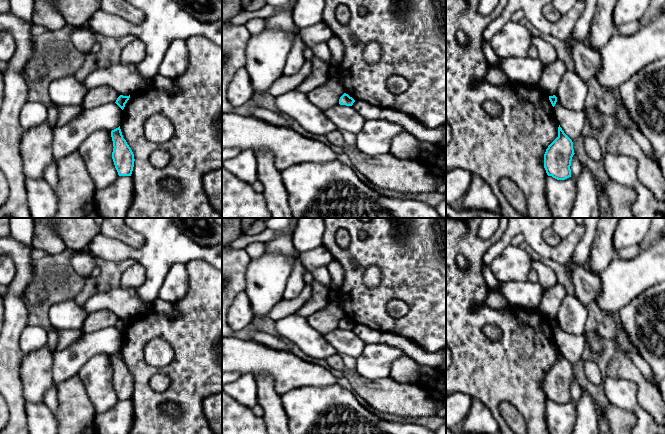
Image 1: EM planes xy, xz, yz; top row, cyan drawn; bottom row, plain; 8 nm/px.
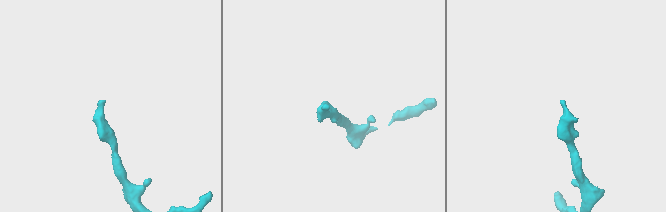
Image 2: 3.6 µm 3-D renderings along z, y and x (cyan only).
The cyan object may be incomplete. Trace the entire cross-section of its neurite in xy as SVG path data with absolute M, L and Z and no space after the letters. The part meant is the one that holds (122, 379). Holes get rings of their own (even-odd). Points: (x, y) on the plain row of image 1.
M120 350L111 355L113 365L112 383L119 400L131 400L134 391L134 378L123 362Z

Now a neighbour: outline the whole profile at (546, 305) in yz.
M558 283L554 287L544 290L539 306L540 313L549 320L555 319L567 293L567 288Z

